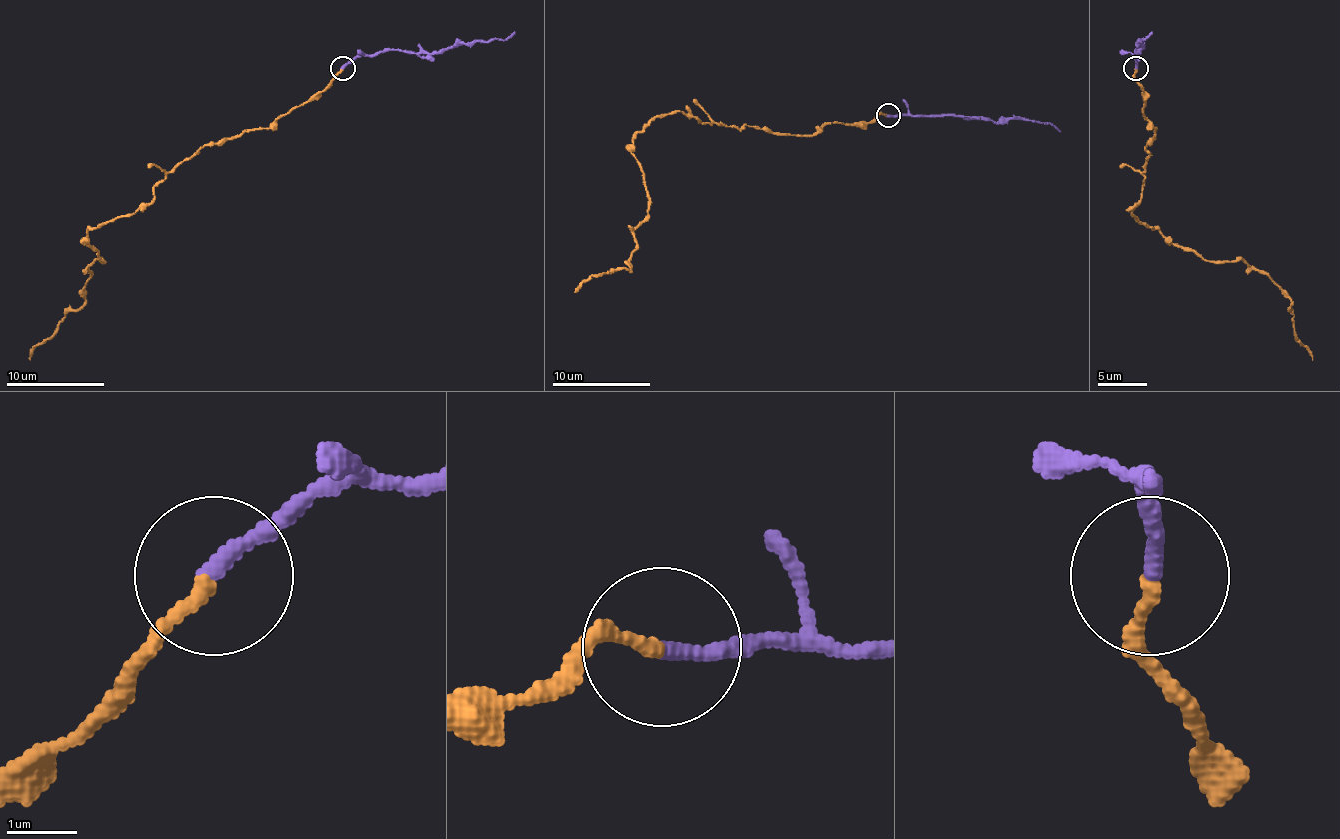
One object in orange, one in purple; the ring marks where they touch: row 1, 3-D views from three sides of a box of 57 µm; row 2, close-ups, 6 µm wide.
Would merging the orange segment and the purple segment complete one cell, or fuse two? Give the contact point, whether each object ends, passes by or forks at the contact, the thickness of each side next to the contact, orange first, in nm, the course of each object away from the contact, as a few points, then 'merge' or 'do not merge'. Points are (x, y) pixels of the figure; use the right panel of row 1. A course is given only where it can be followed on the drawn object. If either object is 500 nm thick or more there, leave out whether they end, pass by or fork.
(1136, 68) | orange ends | purple ends | 190/240 nm | orange via (1136, 69), (1144, 115), (1156, 130), (1131, 213), (1173, 245), (1269, 277), (1313, 360) | purple via (1136, 69), (1139, 42), (1151, 32) | do not merge

